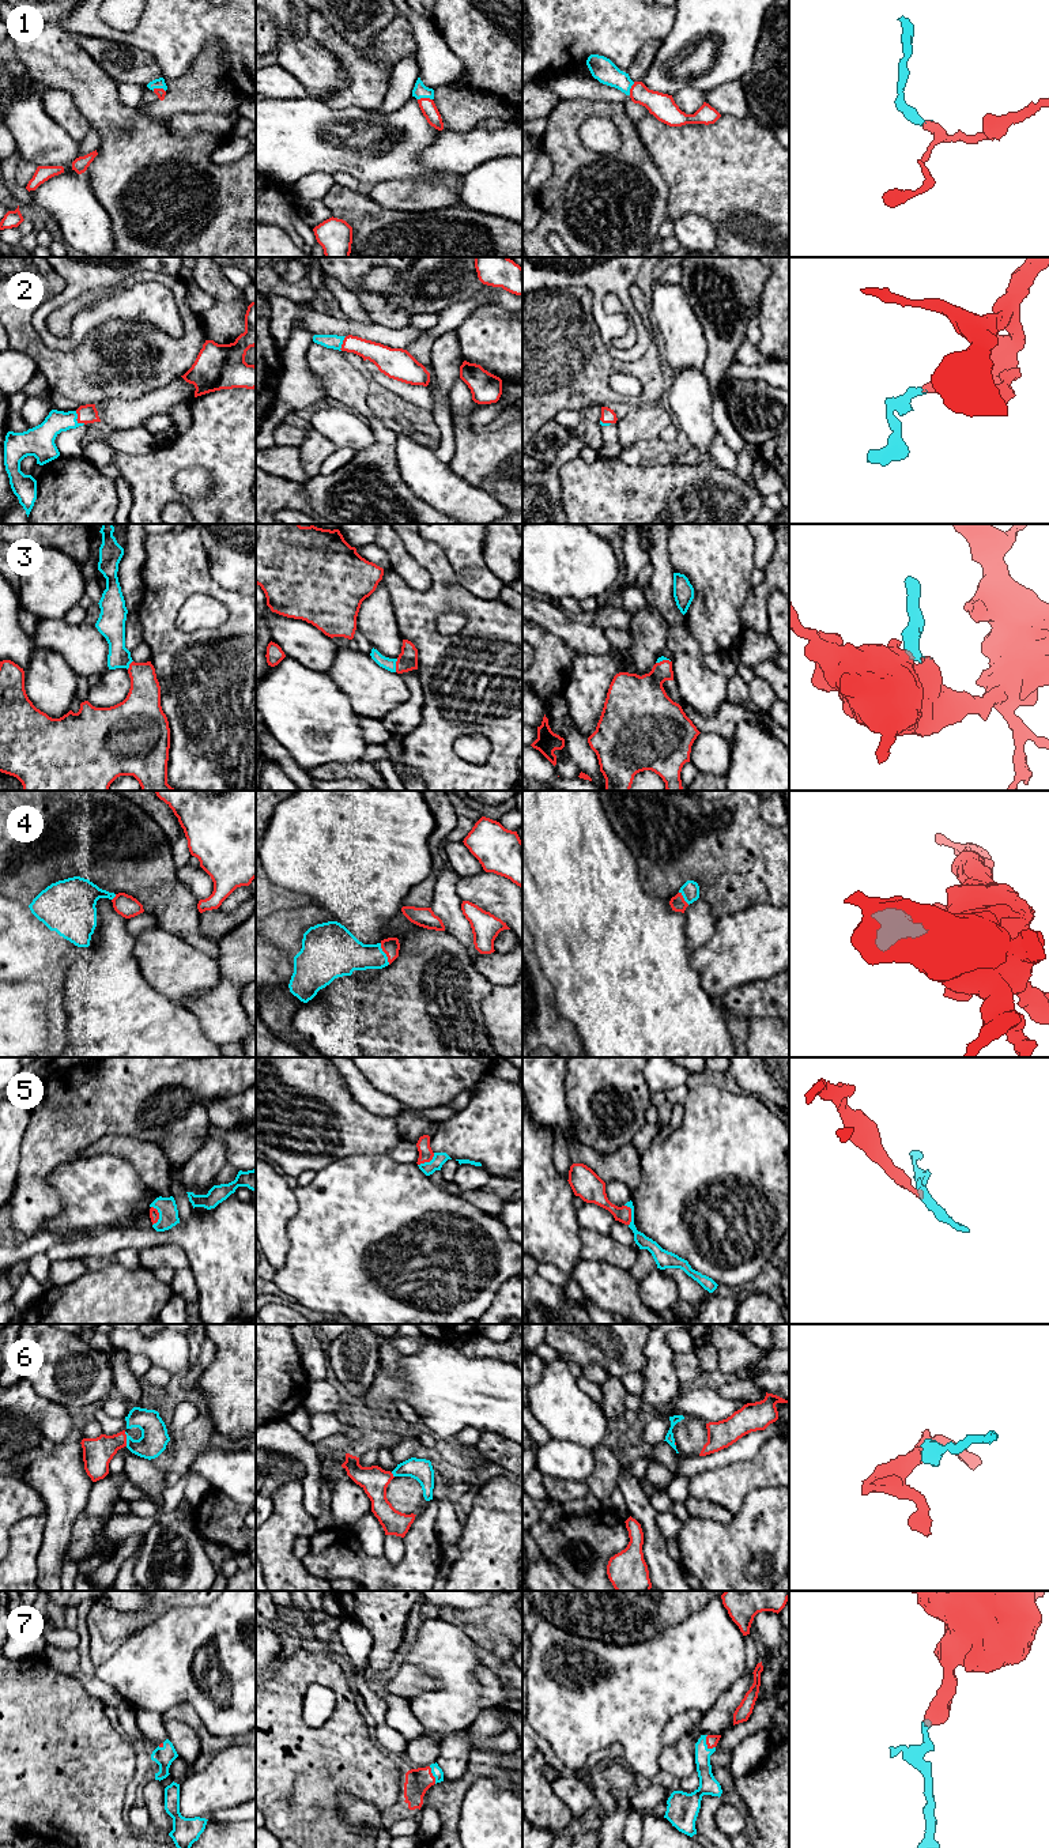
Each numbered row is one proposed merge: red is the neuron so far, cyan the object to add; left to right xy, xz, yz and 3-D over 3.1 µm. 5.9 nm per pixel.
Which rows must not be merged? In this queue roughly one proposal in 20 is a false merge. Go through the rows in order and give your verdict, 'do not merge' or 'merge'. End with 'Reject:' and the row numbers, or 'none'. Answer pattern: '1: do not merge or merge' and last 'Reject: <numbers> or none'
1: merge
2: merge
3: merge
4: merge
5: merge
6: merge
7: merge
Reject: none

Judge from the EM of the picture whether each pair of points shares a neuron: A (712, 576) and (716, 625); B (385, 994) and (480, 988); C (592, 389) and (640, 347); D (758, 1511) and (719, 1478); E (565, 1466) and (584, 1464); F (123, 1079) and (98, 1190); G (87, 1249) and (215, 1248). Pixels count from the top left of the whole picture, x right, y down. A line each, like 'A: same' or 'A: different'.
A: same
B: same
C: different
D: different
E: same
F: different
G: same

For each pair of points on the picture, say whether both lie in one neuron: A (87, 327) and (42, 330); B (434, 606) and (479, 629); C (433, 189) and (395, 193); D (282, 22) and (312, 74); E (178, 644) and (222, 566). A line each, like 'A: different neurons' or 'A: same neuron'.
A: same neuron
B: same neuron
C: same neuron
D: same neuron
E: different neurons

